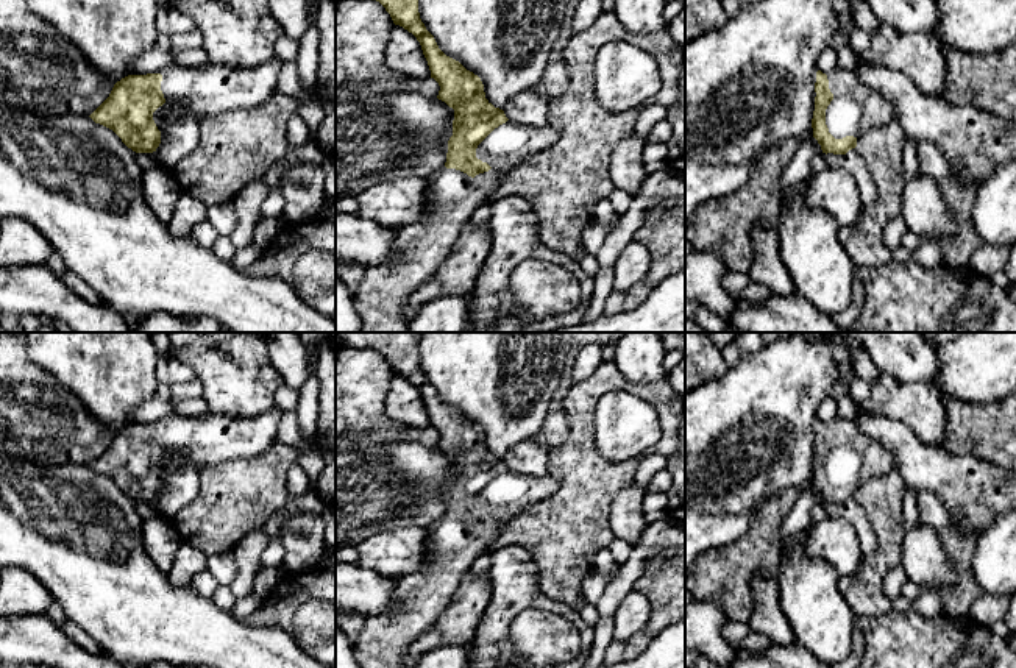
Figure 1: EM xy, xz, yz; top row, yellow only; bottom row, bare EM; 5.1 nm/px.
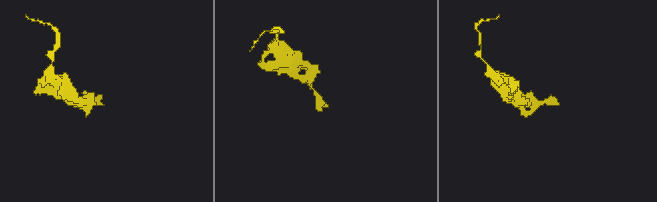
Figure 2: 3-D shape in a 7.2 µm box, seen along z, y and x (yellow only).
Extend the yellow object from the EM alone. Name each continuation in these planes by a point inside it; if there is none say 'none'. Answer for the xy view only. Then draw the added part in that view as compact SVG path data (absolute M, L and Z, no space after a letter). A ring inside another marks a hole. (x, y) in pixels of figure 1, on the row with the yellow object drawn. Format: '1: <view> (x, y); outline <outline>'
1: xy (213, 89); outline M273 58L258 67L208 62L203 67L172 64L162 70L161 91L165 103L153 112L158 130L164 131L164 106L179 103L197 122L234 109L248 109L278 92L278 73L284 62Z

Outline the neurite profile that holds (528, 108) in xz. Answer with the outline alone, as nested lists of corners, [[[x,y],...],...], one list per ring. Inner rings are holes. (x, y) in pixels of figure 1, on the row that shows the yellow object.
[[[532,87],[513,97],[503,111],[510,122],[523,126],[545,128],[548,125],[548,100]]]

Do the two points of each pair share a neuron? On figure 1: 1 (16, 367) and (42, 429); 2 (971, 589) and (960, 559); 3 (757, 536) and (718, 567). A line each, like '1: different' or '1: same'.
1: same
2: same
3: same

